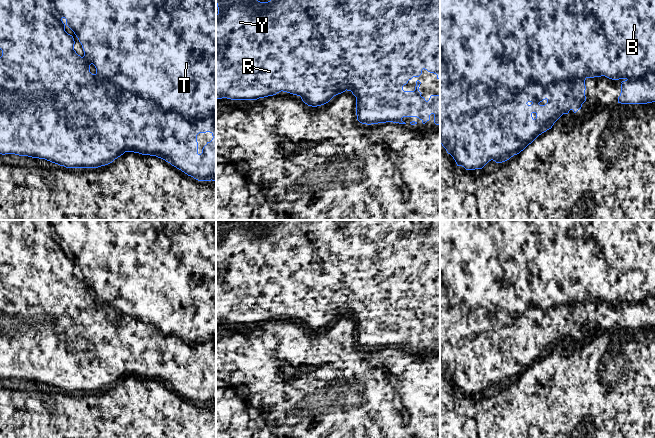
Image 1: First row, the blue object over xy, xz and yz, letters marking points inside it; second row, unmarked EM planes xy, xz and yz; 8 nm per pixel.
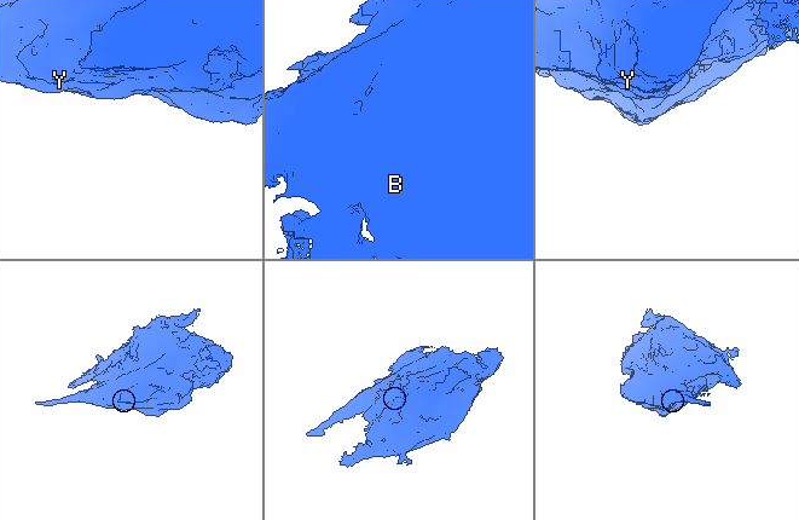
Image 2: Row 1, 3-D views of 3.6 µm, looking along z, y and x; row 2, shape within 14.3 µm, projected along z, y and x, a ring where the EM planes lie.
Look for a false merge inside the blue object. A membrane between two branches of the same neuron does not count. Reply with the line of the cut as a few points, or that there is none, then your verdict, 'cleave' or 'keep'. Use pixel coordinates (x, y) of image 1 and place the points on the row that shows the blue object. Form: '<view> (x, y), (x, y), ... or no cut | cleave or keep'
no cut | keep

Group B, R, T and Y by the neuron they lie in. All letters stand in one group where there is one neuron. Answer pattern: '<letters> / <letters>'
B R T Y

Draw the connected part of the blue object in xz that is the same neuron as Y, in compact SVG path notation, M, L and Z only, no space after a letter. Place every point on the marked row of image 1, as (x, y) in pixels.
M216 0L216 4L216 99L257 100L283 91L300 96L308 106L317 107L347 90L356 97L357 120L362 124L406 124L403 117L417 117L425 124L433 114L434 123L440 125L440 95L431 95L426 101L419 91L419 80L414 91L403 90L403 86L413 77L419 77L423 69L440 79L440 0Z

